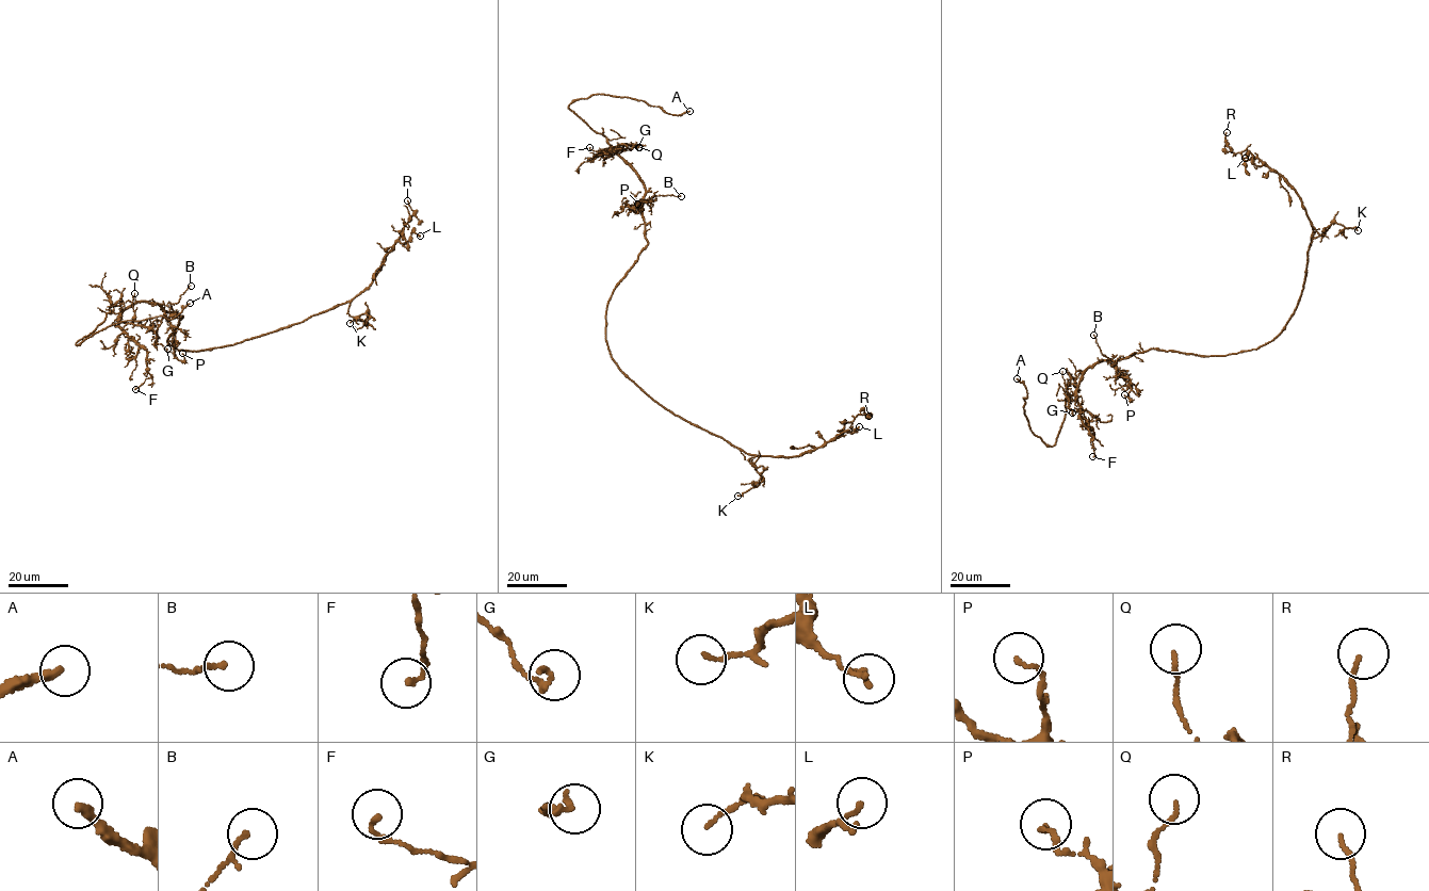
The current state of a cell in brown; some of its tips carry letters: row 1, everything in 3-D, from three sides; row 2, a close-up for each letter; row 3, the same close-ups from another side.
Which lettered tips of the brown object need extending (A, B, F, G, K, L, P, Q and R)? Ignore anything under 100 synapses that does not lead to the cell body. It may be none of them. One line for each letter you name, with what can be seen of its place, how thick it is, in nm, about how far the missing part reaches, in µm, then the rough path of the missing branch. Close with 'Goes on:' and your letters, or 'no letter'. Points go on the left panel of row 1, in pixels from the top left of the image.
A: place (190, 303); calibre 240 nm; missing 7 µm
Goes on: A

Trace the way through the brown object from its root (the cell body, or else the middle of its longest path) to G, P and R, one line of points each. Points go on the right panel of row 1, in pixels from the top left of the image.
G: (1223, 355), (1151, 349), (1117, 359), (1097, 361), (1085, 369), (1076, 400), (1067, 399), (1072, 412)
P: (1223, 355), (1151, 349), (1120, 358), (1115, 368), (1130, 379), (1132, 400), (1124, 394)
R: (1223, 355), (1259, 349), (1281, 333), (1303, 287), (1313, 230), (1295, 189), (1257, 158), (1231, 151), (1227, 132)

